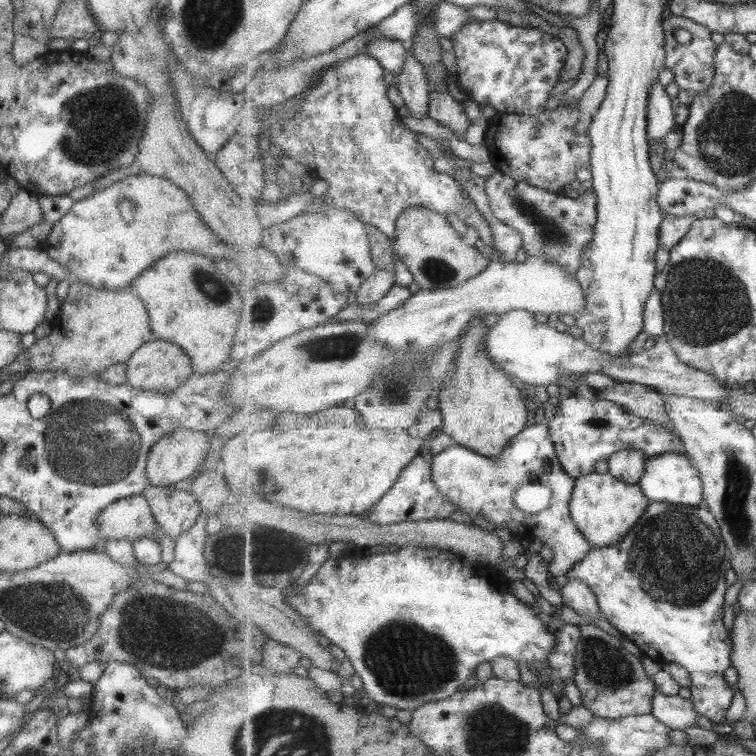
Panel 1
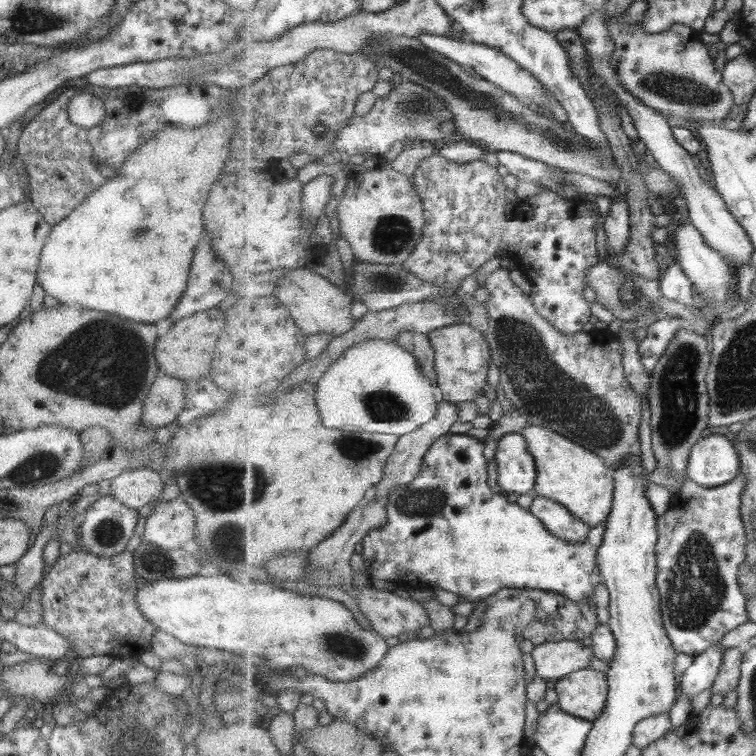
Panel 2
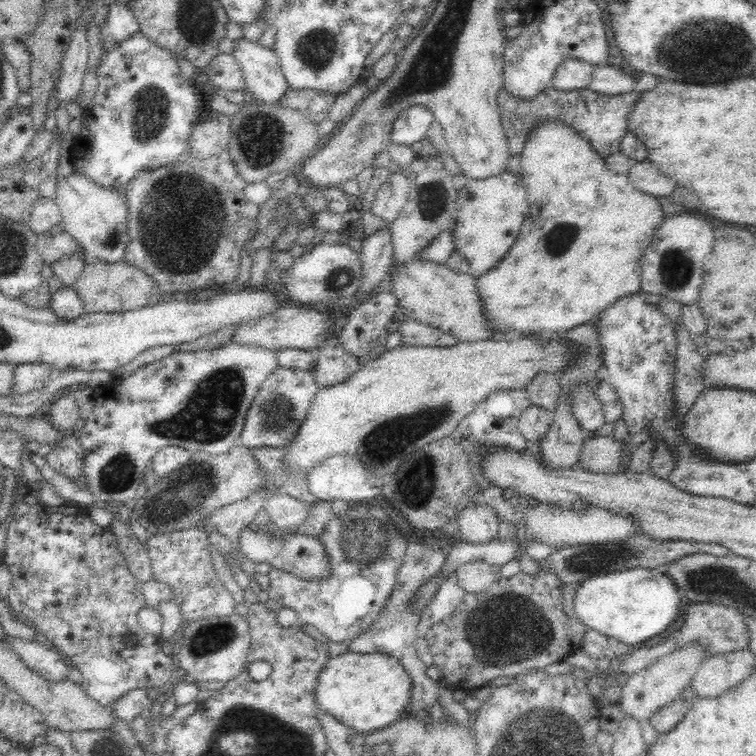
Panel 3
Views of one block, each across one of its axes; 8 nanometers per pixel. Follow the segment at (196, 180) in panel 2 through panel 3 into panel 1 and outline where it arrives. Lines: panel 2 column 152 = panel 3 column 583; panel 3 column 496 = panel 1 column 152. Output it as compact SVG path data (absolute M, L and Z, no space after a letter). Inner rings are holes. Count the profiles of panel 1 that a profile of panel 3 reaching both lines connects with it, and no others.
M169 252L163 258L155 260L151 266L147 266L141 274L137 274L137 278L129 285L131 292L145 305L154 338L180 346L190 358L192 374L199 376L217 372L225 361L229 361L228 354L239 320L253 314L252 308L240 299L238 293L240 284L229 282L214 262L214 259L203 254Z

